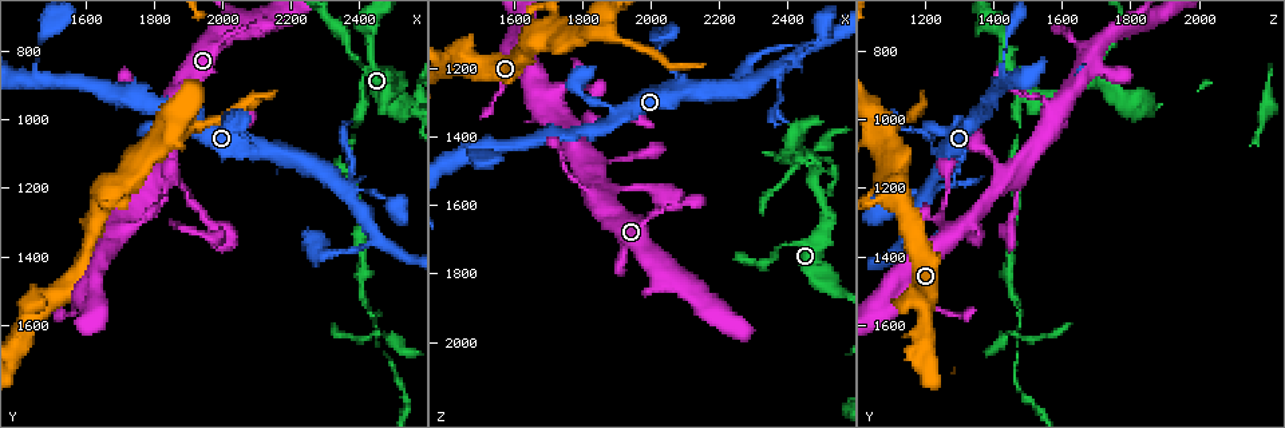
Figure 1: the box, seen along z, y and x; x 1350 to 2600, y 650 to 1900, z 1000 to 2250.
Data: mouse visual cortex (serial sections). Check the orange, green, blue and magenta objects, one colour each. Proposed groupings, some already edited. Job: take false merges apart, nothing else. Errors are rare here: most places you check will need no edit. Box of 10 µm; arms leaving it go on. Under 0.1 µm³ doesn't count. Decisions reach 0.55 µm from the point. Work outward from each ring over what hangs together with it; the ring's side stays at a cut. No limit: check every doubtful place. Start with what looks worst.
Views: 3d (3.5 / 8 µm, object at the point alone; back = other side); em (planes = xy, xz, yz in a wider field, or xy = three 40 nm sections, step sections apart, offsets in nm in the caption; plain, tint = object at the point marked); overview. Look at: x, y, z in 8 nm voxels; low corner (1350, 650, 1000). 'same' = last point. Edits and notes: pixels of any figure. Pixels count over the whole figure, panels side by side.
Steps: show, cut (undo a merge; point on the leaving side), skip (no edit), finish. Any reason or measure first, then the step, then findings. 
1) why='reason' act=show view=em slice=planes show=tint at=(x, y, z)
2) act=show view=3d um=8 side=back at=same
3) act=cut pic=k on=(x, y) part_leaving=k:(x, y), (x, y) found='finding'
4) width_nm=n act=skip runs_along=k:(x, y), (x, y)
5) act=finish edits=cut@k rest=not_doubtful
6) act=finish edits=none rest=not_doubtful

act=show view=3d um=3.5 at=(2450, 860, 1450)

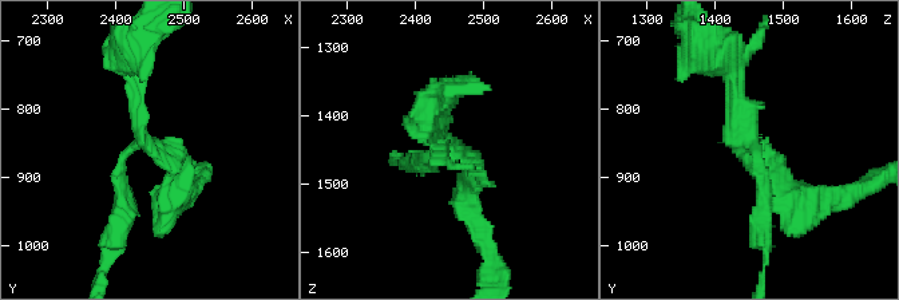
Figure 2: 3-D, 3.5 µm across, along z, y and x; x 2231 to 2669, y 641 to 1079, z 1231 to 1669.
arms=3 arm_widths_nm=200,200,200 why='need the tissue' act=show view=em slice=xy step=2 show=tint at=(2445, 850, 1440)

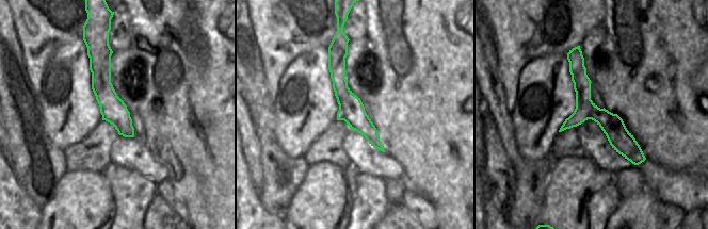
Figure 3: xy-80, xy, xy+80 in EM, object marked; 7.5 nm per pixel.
act=skip runs_along=3:(577, 49), (582, 99), (638, 161) found='one cell here'

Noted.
why='side arm on a straight run' act=show view=3d um=3.5 at=(2450, 1630, 1470)

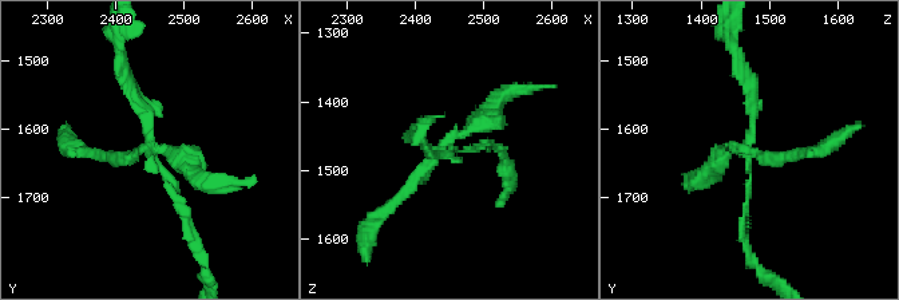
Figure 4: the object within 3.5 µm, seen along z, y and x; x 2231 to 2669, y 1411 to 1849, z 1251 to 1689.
act=show view=em slice=xy step=2 show=tint at=(2455, 1625, 1465)

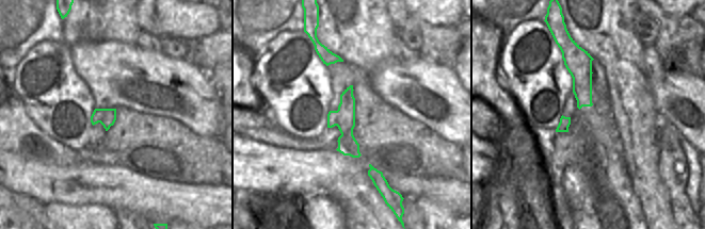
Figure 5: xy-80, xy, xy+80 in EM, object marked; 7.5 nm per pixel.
act=skip runs_along=4:(122, 68), (150, 146), (204, 184) found='continuous, no second cell'

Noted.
why='sudden change in width' act=show view=3d um=8 at=(2450, 1340, 1160)

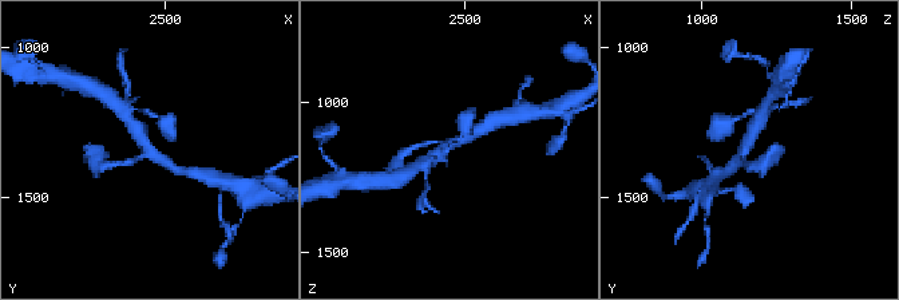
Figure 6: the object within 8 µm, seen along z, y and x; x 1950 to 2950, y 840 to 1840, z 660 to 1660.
why='closer look' act=show view=3d um=3.5 at=same

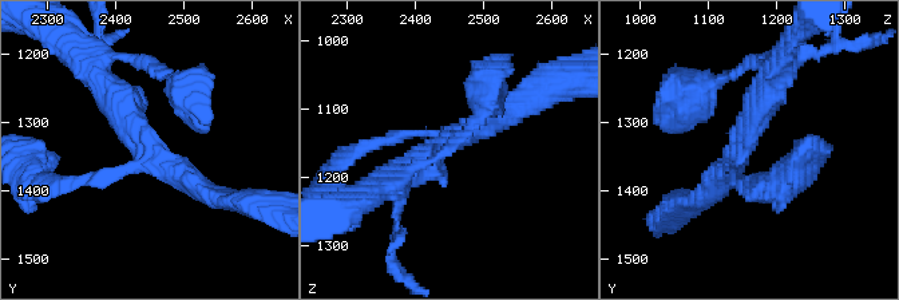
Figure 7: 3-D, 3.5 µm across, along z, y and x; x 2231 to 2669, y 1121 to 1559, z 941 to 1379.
arm_widths_nm=150,300,400 act=skip runs_along=7:(105, 86), (146, 160), (68, 181) found='continuous, no second cell'

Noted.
act=finish edits=none rest=not_doubtful

